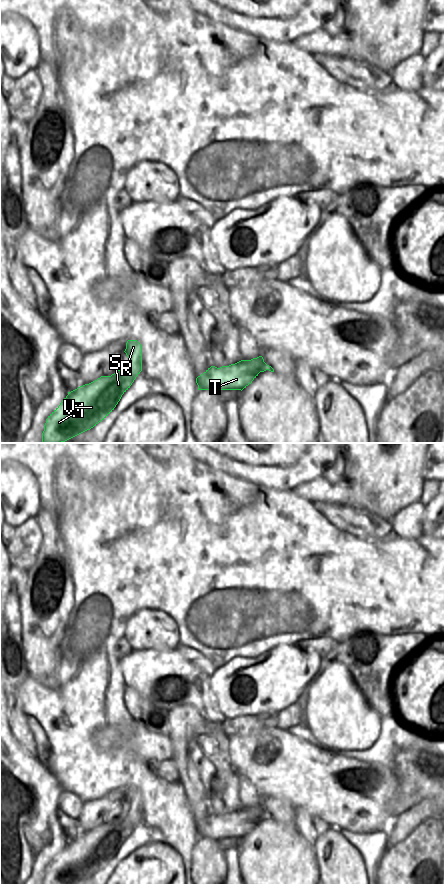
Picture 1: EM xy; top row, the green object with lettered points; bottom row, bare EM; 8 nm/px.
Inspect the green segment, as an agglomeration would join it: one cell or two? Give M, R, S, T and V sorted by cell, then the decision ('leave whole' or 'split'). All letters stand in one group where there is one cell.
M R S V / T | split

